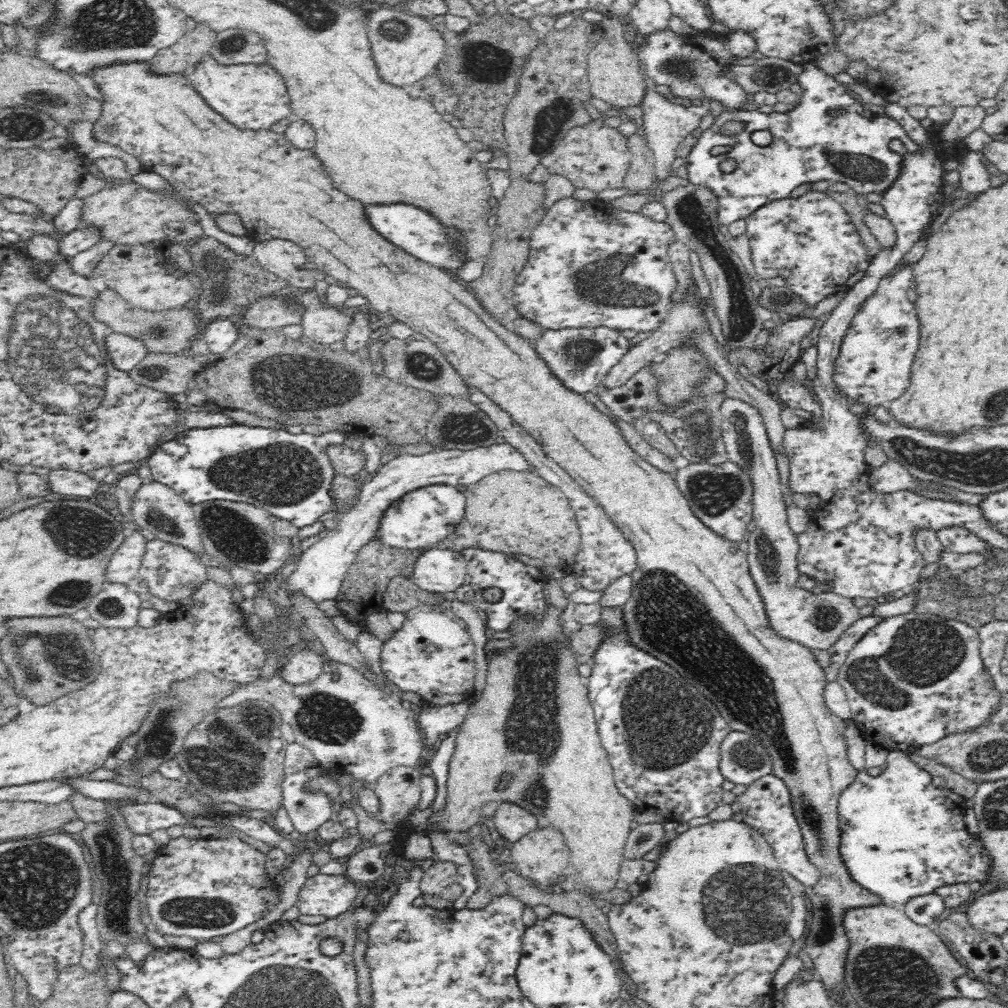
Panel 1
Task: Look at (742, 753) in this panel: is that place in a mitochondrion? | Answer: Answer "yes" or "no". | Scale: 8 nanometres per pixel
yes

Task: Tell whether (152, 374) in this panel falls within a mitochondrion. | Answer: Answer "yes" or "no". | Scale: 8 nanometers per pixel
yes

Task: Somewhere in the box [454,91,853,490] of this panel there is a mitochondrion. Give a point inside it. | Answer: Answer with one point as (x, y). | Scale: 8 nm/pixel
(612, 280)

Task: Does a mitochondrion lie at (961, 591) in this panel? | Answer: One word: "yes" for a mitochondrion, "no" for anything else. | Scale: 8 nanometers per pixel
yes

